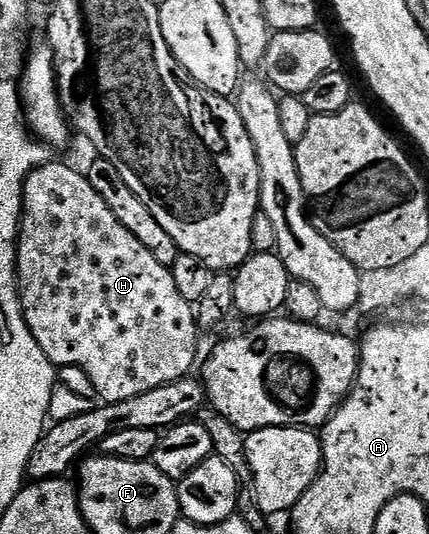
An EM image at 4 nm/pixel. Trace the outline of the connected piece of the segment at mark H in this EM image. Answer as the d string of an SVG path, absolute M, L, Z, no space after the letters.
M51 161L43 167L38 167L26 178L24 193L22 194L22 229L18 232L18 299L22 302L24 321L36 337L36 345L44 349L48 361L55 368L79 367L92 377L94 394L102 403L119 403L128 401L128 397L136 397L140 393L148 393L160 385L168 385L177 379L185 379L194 367L194 358L198 355L198 317L195 308L184 297L180 297L180 289L176 289L176 281L172 281L170 268L160 265L120 221L116 221L116 213L104 205L104 197L92 189L89 179L81 170L69 167L66 163Z

